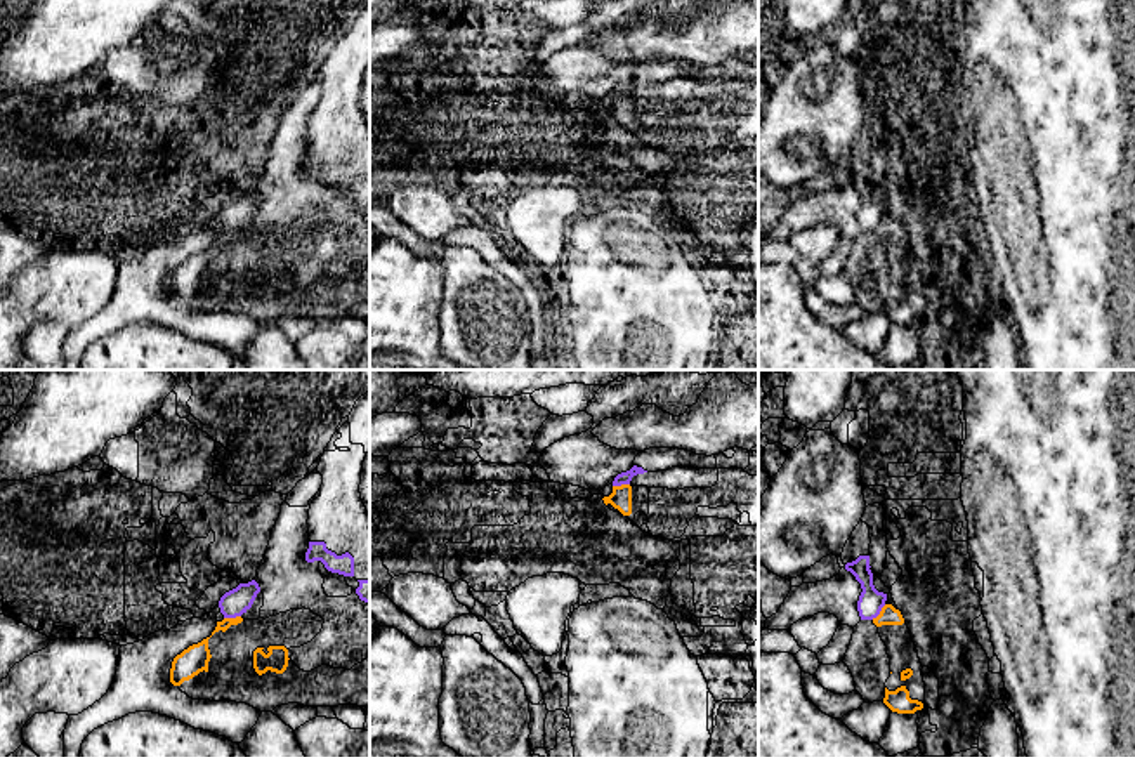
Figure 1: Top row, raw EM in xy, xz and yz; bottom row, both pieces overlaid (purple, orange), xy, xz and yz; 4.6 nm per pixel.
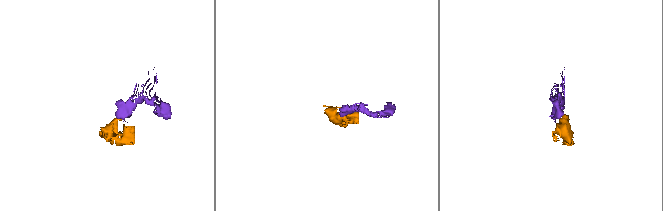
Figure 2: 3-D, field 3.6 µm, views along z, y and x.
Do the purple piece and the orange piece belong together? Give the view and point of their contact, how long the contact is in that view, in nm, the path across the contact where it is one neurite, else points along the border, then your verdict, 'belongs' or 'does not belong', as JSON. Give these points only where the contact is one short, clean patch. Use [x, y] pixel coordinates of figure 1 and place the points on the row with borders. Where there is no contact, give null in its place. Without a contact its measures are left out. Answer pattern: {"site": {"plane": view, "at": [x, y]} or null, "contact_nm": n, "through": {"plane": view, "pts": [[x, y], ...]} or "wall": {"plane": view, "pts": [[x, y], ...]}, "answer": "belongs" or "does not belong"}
{"site": {"plane": "xy", "at": [231, 617]}, "contact_nm": 80, "wall": {"plane": "xy", "pts": [[240, 615], [224, 618]]}, "answer": "does not belong"}

